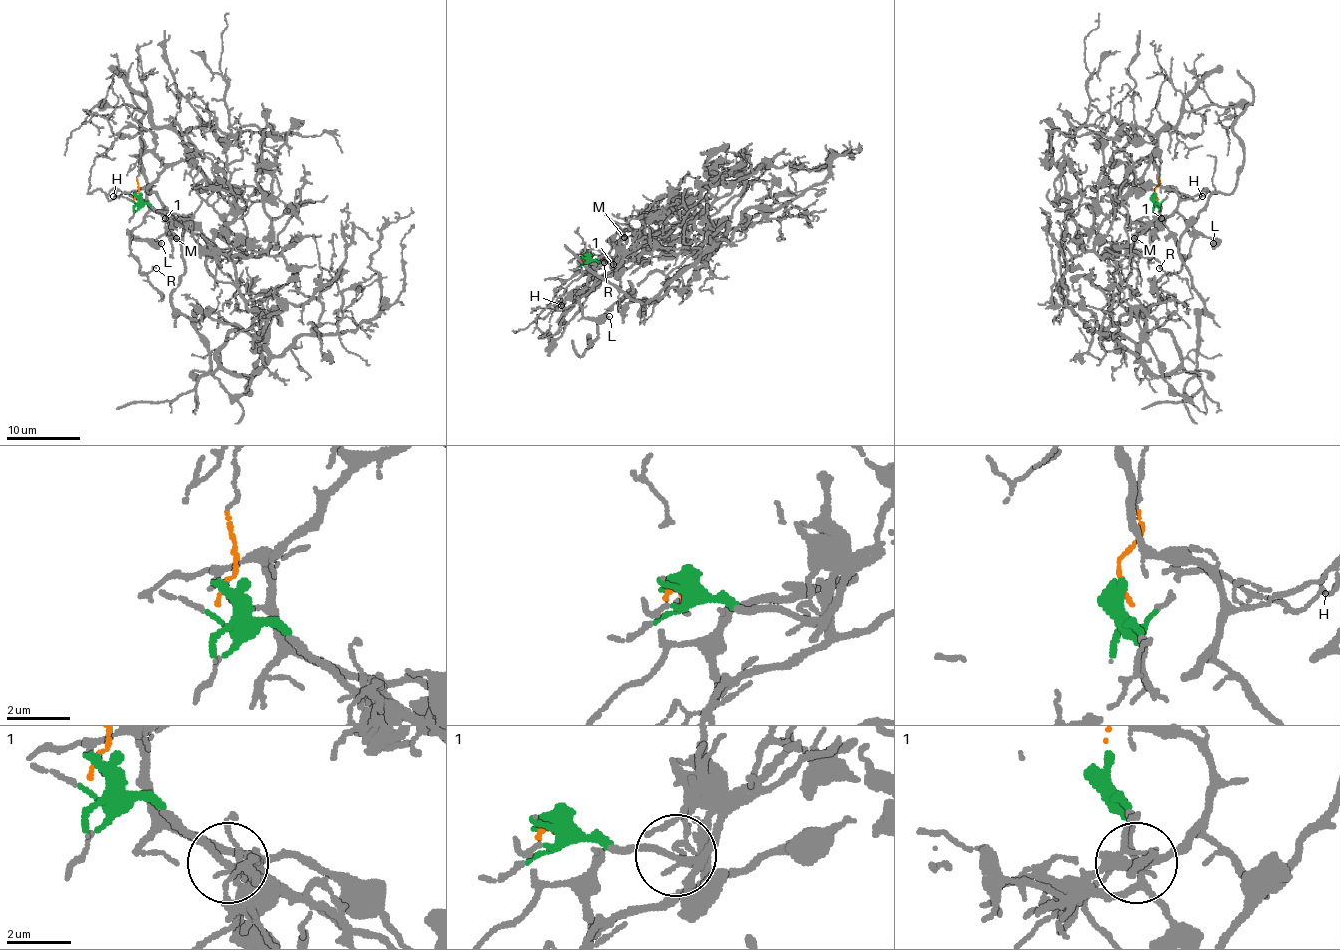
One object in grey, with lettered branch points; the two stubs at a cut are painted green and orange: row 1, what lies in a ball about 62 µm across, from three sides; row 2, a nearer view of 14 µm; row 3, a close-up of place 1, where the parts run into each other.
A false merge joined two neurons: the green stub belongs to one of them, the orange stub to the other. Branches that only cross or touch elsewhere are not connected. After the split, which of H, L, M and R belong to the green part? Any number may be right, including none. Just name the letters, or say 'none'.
M

